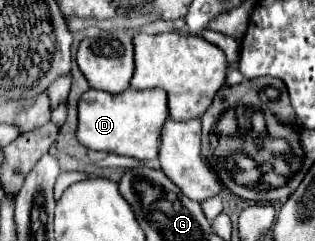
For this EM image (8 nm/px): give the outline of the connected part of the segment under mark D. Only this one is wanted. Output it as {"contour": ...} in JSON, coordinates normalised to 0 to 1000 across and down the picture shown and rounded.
{"contour":[[[286,369],[248,427],[248,585],[298,627],[343,627],[470,668],[502,651],[514,527],[533,502],[533,411],[514,369],[406,369],[356,394]]]}

